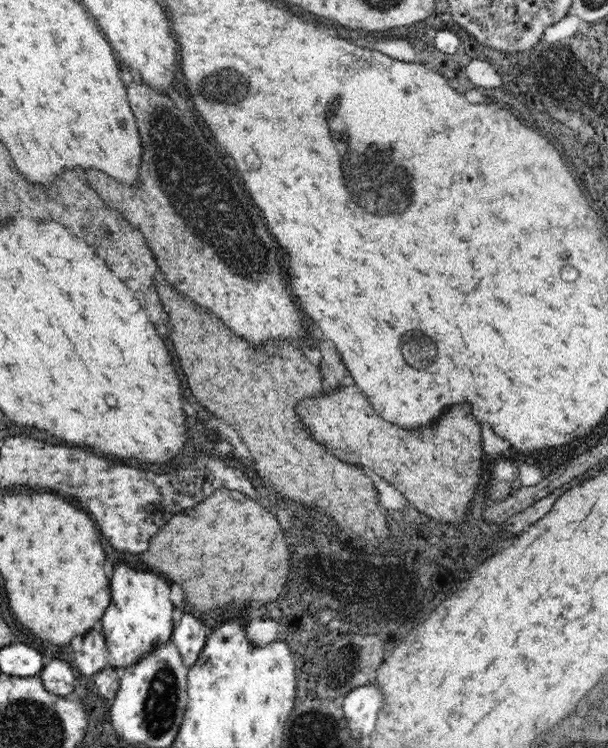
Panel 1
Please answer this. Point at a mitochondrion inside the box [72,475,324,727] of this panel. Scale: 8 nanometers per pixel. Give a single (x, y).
(150, 510)

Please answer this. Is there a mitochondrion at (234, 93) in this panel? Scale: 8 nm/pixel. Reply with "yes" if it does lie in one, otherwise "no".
yes

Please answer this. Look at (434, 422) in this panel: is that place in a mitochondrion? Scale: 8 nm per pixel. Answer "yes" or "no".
no

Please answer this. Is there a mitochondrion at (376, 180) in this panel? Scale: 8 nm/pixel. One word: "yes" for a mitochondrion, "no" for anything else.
yes

